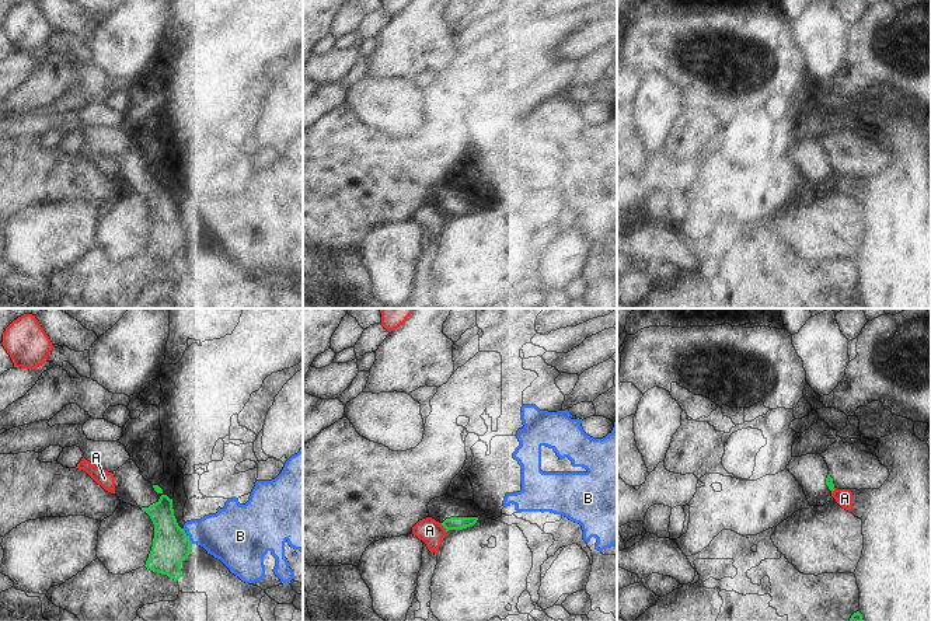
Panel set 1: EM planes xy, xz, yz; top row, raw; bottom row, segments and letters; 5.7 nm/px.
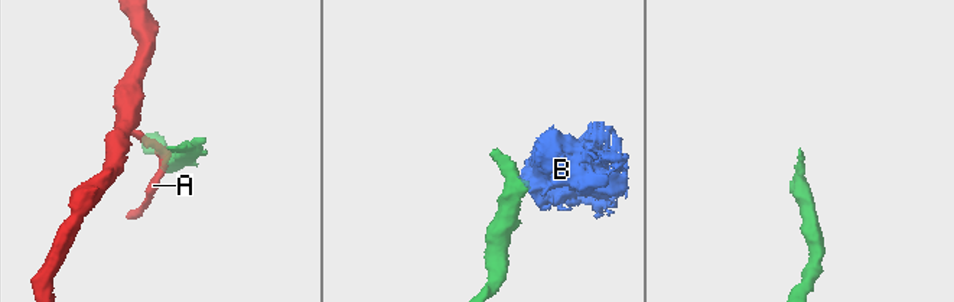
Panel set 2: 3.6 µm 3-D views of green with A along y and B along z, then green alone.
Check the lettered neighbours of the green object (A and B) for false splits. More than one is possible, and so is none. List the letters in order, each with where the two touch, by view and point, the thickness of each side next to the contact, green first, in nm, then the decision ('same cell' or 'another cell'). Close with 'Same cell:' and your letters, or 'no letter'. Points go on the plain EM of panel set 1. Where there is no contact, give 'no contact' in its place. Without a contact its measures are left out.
A: xz (443, 212) | 80/140 nm | another cell
B: xy (188, 223) | 220/300 nm | another cell
Same cell: no letter

